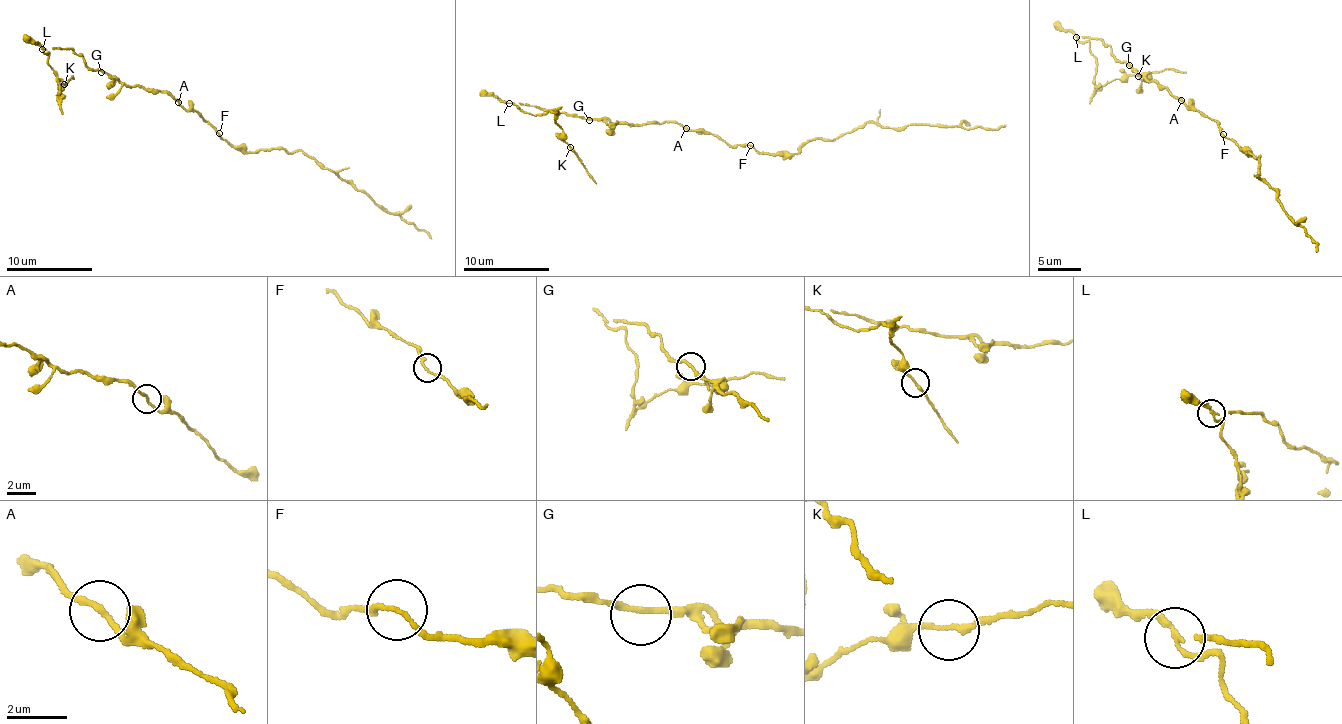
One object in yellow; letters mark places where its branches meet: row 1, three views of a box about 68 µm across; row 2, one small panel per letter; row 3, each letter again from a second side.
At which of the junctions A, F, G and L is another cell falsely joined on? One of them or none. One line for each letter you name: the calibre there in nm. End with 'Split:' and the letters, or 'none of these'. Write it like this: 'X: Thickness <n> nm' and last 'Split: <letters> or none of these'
L: Thickness 170 nm
Split: L

